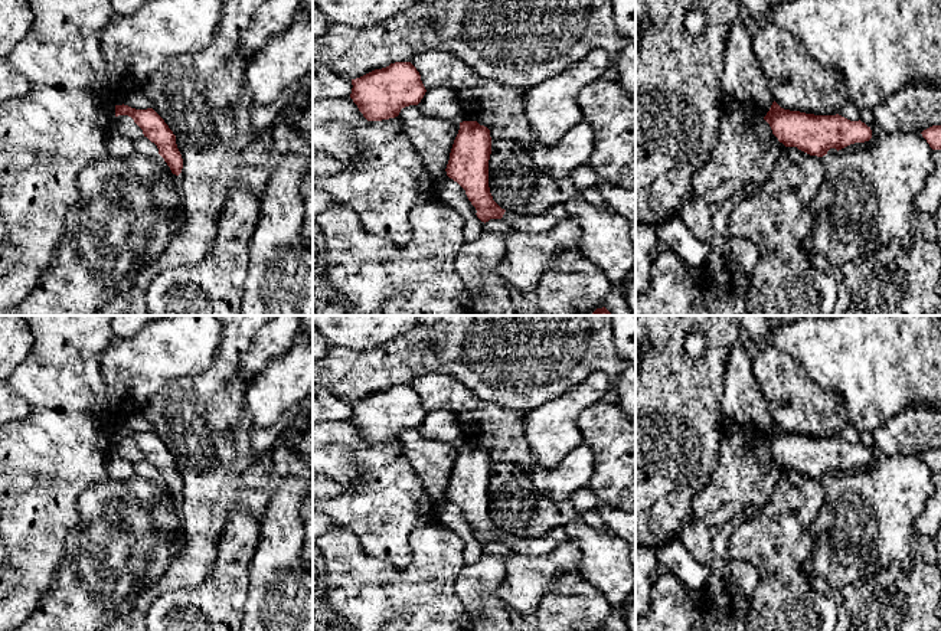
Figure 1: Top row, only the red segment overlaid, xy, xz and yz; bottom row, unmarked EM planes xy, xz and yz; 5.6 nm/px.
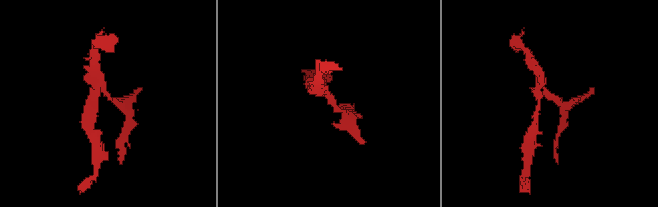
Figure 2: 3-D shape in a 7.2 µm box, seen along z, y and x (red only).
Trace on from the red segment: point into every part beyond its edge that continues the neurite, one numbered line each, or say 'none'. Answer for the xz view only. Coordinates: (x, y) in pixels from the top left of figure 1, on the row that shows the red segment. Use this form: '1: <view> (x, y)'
none

